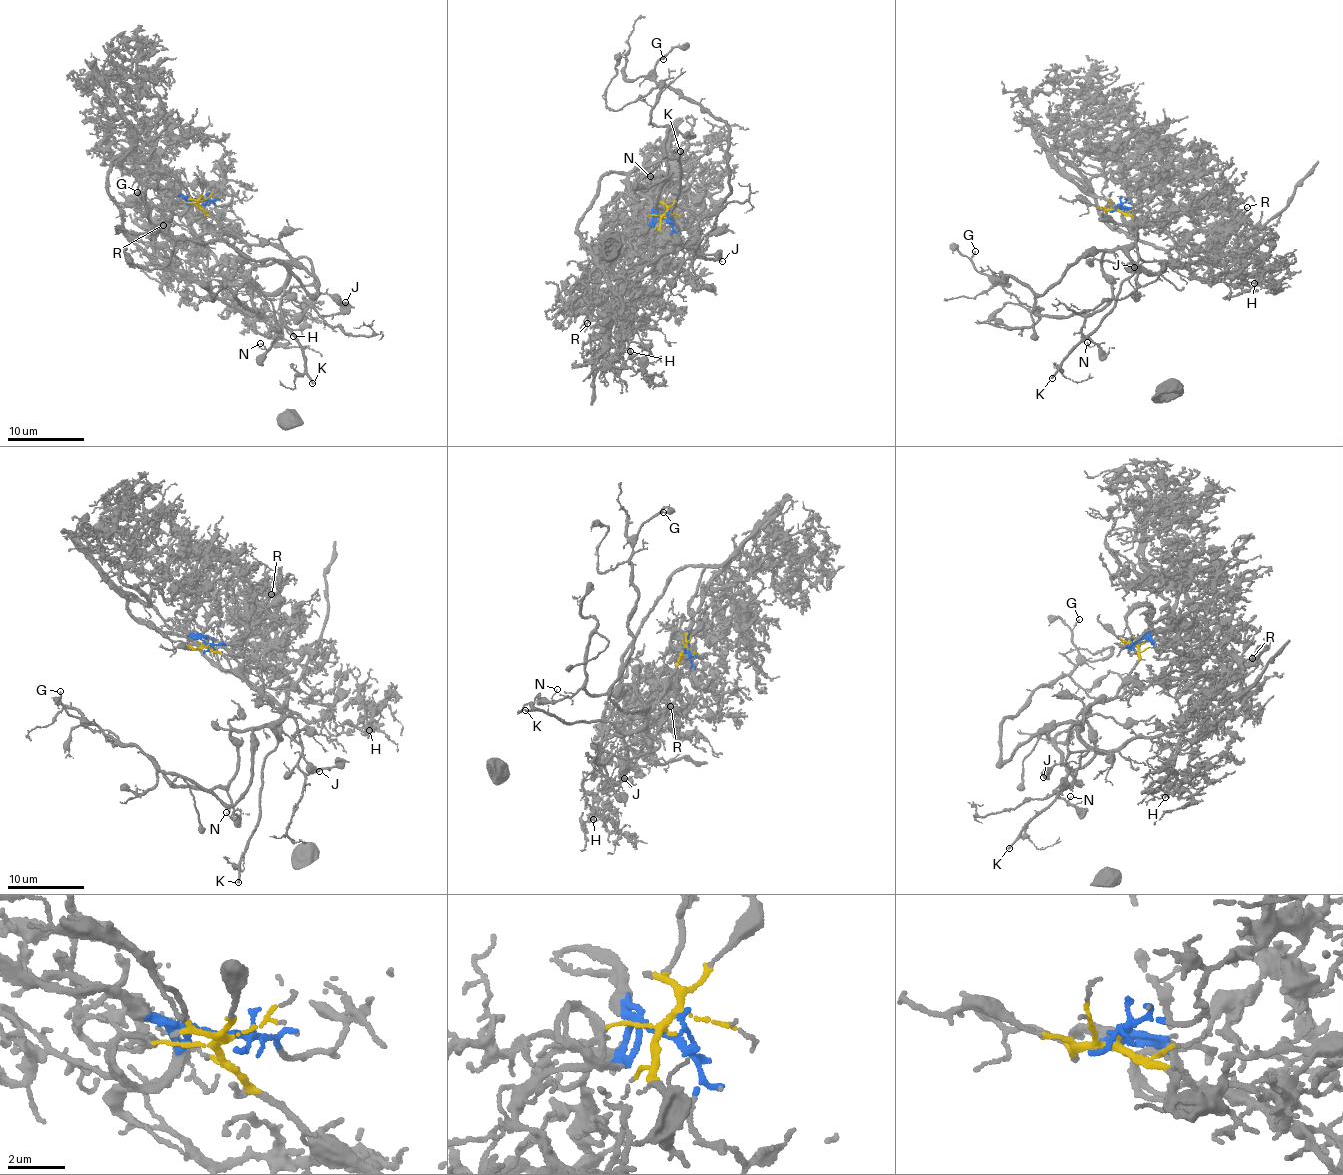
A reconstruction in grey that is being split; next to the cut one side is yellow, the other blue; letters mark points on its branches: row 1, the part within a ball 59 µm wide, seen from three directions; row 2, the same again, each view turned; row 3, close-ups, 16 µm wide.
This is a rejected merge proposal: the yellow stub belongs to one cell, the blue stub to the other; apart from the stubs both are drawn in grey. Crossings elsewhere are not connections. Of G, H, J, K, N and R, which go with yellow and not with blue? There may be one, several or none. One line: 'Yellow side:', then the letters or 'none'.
Yellow side: G, J, K, N

